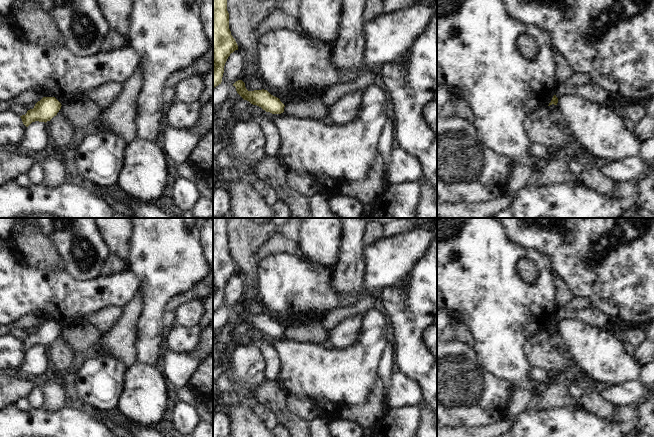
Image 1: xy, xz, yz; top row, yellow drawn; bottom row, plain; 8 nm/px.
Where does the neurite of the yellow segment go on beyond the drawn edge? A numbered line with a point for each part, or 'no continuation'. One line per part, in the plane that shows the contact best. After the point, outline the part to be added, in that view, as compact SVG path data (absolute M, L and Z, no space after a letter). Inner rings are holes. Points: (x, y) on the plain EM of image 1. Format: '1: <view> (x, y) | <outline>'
no continuation

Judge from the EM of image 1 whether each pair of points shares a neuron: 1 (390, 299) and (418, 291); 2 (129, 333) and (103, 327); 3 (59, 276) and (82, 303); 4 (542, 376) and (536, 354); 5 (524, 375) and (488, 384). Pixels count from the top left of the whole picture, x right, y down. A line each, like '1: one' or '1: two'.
1: one
2: two
3: one
4: two
5: two

